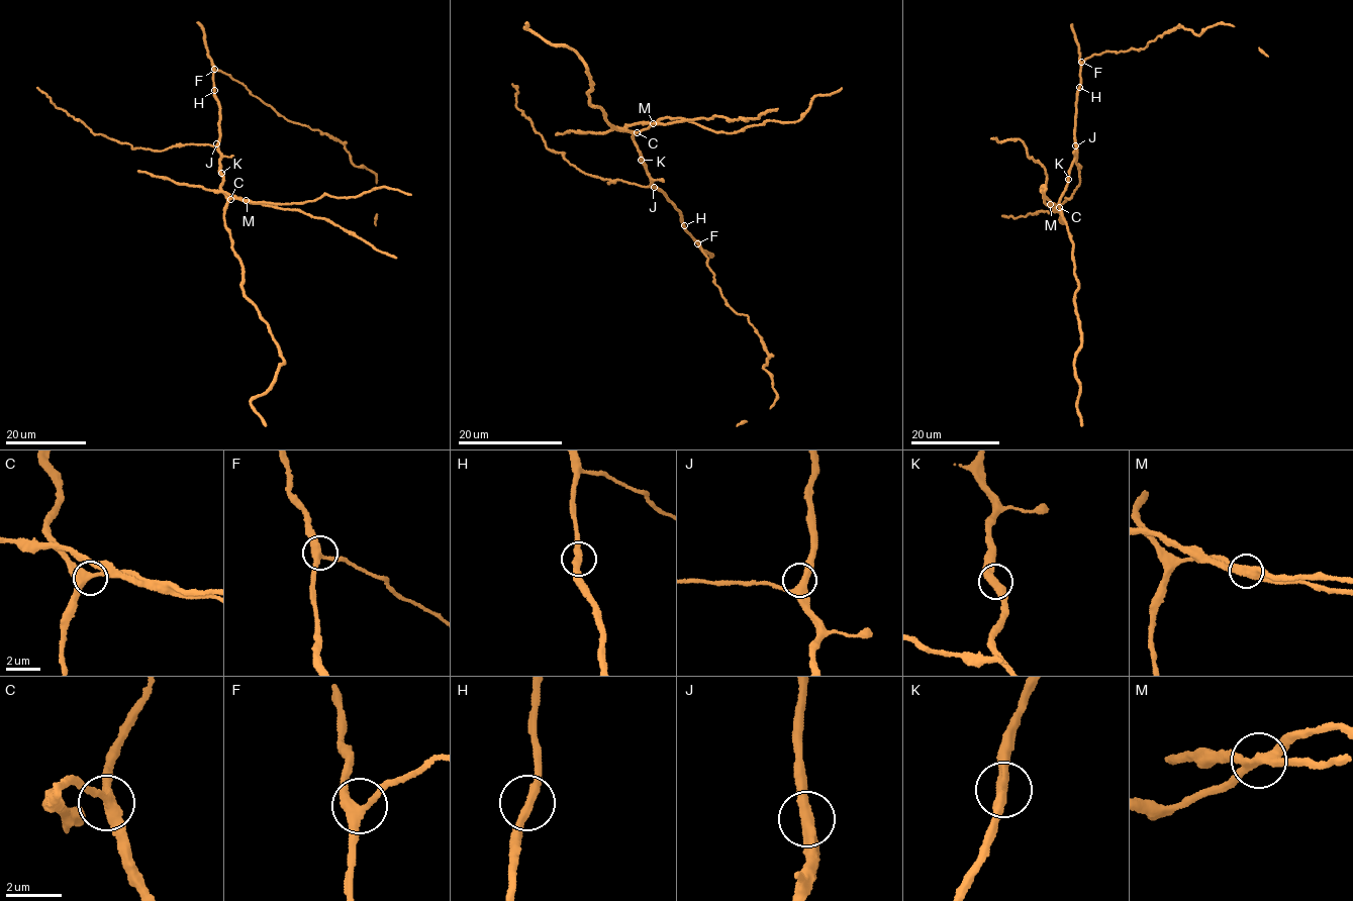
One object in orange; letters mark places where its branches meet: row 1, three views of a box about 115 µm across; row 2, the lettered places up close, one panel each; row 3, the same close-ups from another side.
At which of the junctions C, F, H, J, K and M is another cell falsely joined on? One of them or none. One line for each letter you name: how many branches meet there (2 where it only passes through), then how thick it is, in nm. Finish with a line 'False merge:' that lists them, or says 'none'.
M: 4 branches meet; 320 nm thick
False merge: M

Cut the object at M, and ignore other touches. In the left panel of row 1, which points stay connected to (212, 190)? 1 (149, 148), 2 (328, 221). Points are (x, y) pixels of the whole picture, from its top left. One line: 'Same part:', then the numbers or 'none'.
Same part: 2

